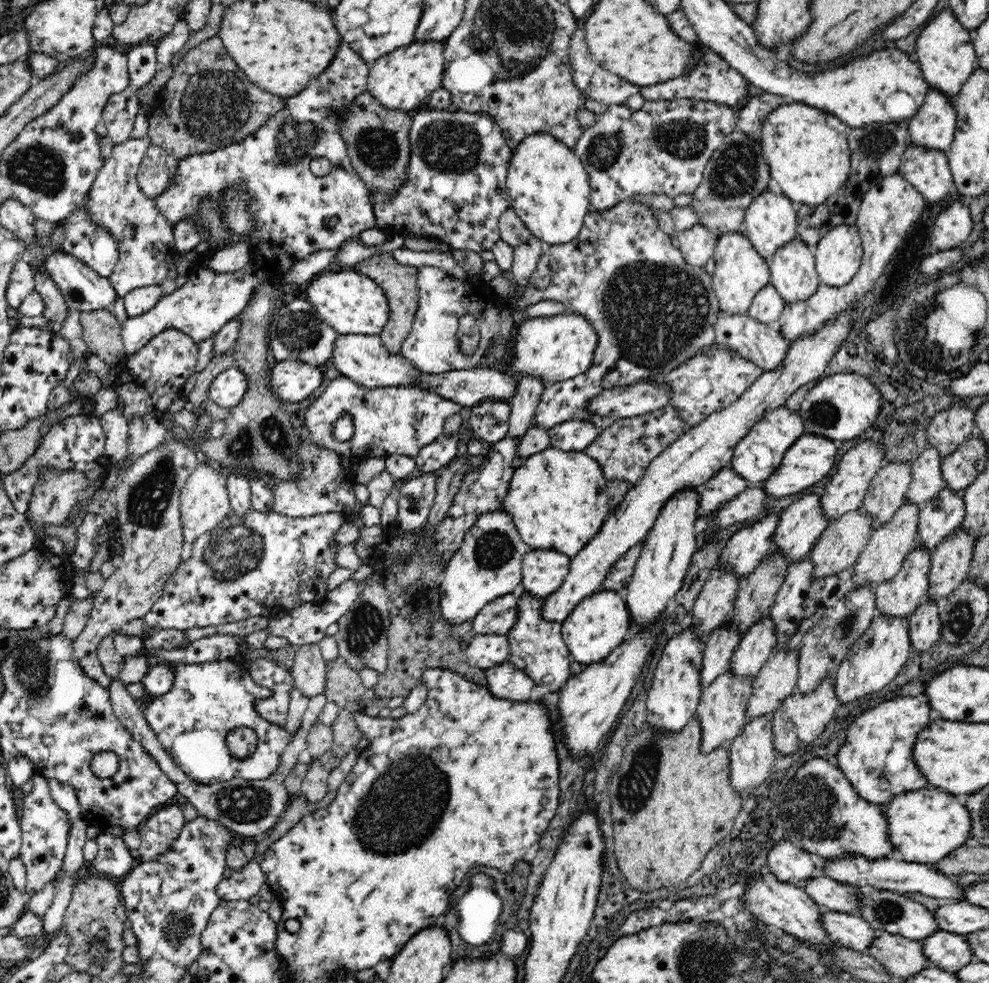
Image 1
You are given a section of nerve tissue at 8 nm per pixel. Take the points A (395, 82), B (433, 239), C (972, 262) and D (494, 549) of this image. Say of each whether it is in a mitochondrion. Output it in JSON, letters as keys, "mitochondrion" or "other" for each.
{"A":"other","B":"other","C":"other","D":"mitochondrion"}

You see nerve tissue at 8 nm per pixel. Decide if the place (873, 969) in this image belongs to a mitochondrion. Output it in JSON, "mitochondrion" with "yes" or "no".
{"mitochondrion":"no"}

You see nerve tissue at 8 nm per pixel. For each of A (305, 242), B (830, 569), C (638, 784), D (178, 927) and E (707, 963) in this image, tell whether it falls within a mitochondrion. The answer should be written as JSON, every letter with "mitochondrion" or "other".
{"A":"other","B":"other","C":"mitochondrion","D":"mitochondrion","E":"mitochondrion"}

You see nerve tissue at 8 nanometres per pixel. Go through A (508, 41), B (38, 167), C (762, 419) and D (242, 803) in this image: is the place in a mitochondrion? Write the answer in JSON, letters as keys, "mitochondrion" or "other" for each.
{"A":"mitochondrion","B":"mitochondrion","C":"other","D":"mitochondrion"}

